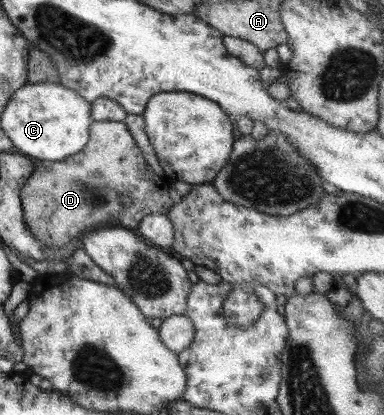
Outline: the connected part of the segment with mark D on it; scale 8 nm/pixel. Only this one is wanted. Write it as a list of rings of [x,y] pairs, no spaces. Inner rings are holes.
[[[94,121],[89,131],[90,141],[87,147],[73,157],[69,156],[63,161],[36,161],[35,168],[19,191],[27,228],[31,228],[31,234],[49,248],[65,246],[69,240],[100,227],[123,226],[136,230],[146,215],[166,214],[174,205],[169,194],[171,182],[165,176],[157,175],[147,164],[143,152],[123,122]]]

